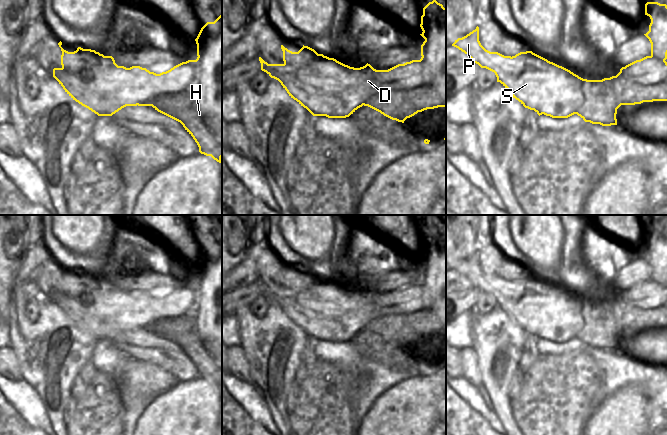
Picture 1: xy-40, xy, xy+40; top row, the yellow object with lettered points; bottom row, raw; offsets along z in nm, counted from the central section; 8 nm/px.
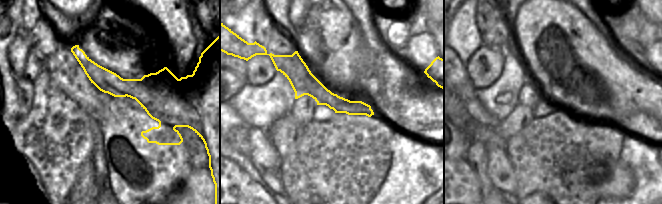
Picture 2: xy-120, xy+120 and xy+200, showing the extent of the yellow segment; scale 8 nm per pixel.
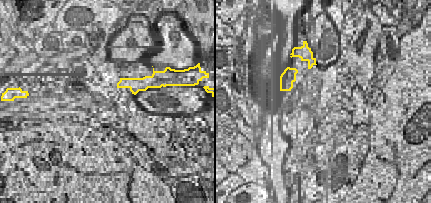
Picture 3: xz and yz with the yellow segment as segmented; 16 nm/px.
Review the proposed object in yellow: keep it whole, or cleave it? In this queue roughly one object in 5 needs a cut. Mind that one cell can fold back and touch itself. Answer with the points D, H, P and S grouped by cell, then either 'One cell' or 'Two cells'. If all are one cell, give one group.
Groups: D P S / H. Two cells.

